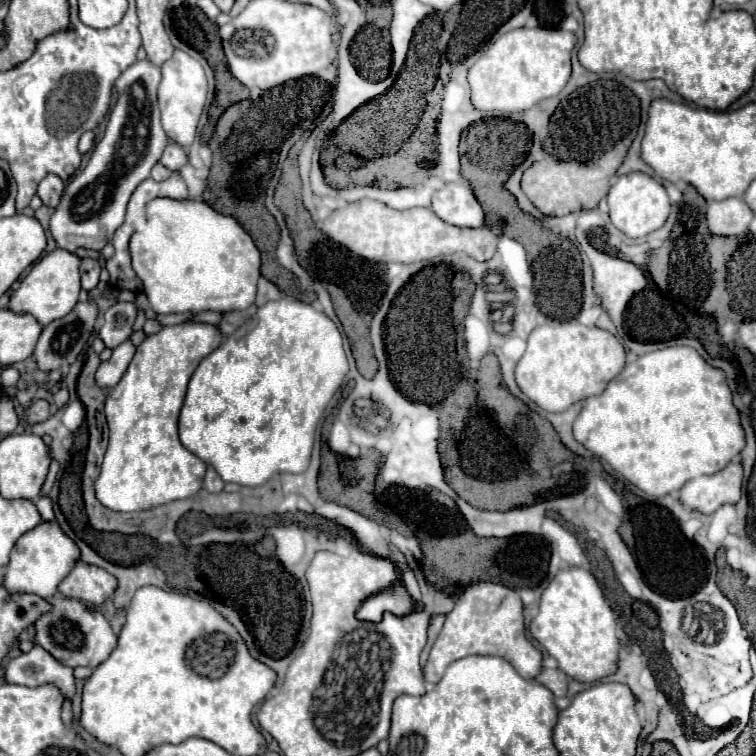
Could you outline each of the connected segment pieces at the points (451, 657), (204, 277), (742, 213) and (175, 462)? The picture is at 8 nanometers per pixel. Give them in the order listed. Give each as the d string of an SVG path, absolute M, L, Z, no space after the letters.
M478 581L464 589L456 607L448 613L446 623L424 665L424 679L438 683L444 669L468 655L496 655L506 659L524 679L534 679L542 671L542 653L526 639L524 603L518 591L492 581Z
M152 199L146 207L146 223L130 239L132 269L144 283L150 307L164 313L200 313L200 311L240 311L256 299L260 279L260 251L250 233L230 215L218 213L206 201L198 199Z
M740 197L714 201L706 211L708 227L714 235L742 235L748 231L752 217L754 211L748 211L748 203Z
M194 321L162 327L138 345L120 383L106 397L110 443L96 481L96 497L102 505L114 511L142 511L192 497L202 489L206 463L180 443L176 419L196 363L214 351L222 339L218 325Z

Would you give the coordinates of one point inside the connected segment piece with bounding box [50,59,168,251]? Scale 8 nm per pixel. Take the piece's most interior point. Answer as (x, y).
(133, 141)

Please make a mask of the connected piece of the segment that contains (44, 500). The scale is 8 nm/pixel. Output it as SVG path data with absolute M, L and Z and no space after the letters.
M50 495L38 497L38 499L36 499L36 507L38 507L38 511L40 511L40 515L42 515L44 521L54 519L54 509L52 509L52 499L50 499Z

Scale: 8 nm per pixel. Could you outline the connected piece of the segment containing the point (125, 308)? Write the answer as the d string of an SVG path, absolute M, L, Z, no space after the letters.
M117 302L106 311L100 328L100 337L106 343L106 347L114 349L124 339L130 339L130 335L134 333L132 325L136 316L137 309L130 302Z

